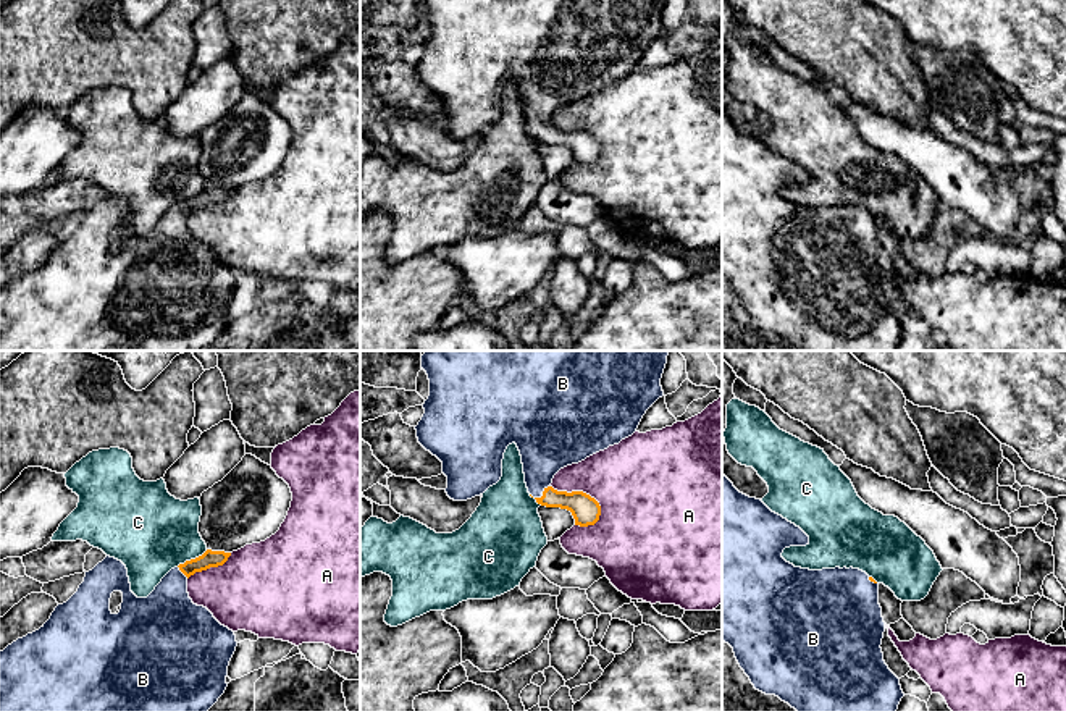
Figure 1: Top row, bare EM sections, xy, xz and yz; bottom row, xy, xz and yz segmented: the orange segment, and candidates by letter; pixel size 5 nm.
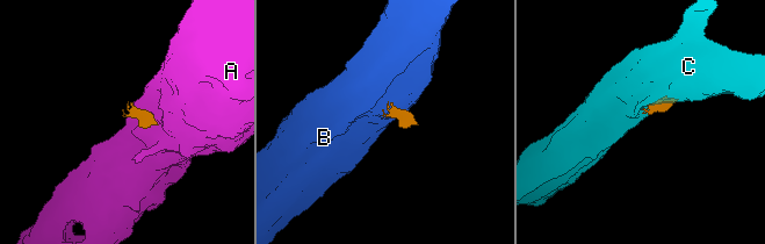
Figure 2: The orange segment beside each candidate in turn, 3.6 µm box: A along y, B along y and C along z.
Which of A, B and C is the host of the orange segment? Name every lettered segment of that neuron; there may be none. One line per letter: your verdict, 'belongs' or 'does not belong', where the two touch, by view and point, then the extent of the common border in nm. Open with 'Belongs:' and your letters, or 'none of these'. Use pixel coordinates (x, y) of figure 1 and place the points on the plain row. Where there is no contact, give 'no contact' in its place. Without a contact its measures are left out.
Belongs: B
A: does not belong | xz (582, 130) | 300 nm
B: belongs | xz (541, 134) | 120 nm
C: does not belong | xy (191, 197) | 180 nm

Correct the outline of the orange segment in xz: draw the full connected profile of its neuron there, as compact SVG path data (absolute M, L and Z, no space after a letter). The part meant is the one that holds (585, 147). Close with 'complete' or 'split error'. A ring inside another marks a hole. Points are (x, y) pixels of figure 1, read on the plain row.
M422 0L422 6L430 18L430 34L423 42L425 52L417 68L418 81L443 100L443 111L447 115L446 131L454 139L467 139L483 133L489 124L496 123L502 115L502 97L509 82L515 81L523 102L525 121L528 131L538 142L546 145L560 145L572 150L575 163L594 163L601 154L599 141L583 129L557 129L551 124L554 113L572 102L578 102L586 95L619 82L622 78L632 74L646 48L664 34L661 16L667 0Z; split error

